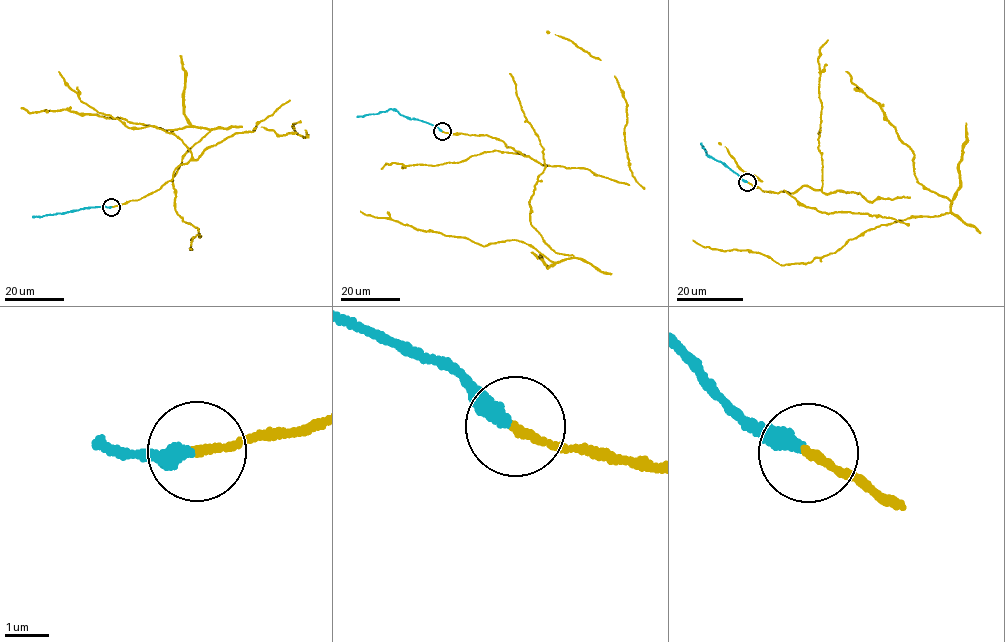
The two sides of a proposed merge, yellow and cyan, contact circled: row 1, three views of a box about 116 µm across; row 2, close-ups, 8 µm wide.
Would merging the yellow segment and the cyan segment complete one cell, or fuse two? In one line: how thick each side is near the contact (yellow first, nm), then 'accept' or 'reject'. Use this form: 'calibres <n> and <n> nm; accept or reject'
calibres 200 and 360 nm; reject

